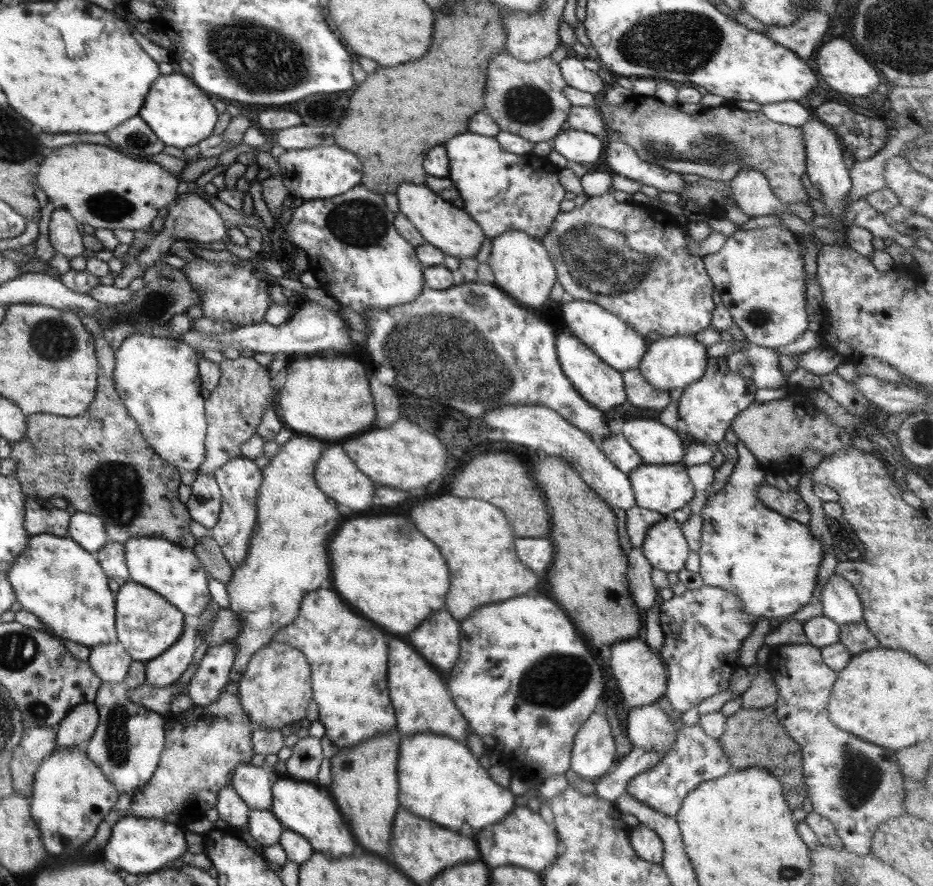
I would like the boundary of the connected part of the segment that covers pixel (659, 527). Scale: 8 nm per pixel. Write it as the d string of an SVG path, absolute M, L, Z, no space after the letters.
M669 516L649 526L641 550L652 568L666 573L684 569L689 554L680 524Z

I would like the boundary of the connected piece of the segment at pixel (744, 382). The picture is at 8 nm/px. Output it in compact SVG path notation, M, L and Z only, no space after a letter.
M707 357L701 378L688 384L678 398L678 418L685 422L687 434L693 442L714 448L717 442L729 437L731 420L754 401L755 390L755 385L749 377L741 377L729 371L726 357Z

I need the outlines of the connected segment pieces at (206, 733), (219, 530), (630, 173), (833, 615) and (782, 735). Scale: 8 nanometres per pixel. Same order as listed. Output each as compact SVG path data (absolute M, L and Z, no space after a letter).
M229 681L222 689L219 698L204 707L191 705L185 711L166 717L164 721L164 747L156 769L137 794L130 798L128 814L133 817L156 818L167 824L183 827L189 820L201 818L206 809L215 807L217 791L231 782L234 768L238 764L249 763L254 755L250 731L252 726L243 712L237 696L237 683Z
M241 456L222 464L212 477L220 490L220 511L216 524L210 529L210 538L222 550L225 561L233 571L238 564L245 561L249 538L255 525L258 488L262 479L261 469L252 460Z
M608 134L606 139L607 146L603 150L605 164L615 175L635 180L639 185L651 186L658 192L671 192L676 195L687 186L680 173L639 158L633 148L619 140L617 135Z
M833 573L824 585L820 592L823 616L838 625L862 620L861 603L847 580Z
M740 708L726 717L725 726L718 741L731 769L764 768L781 783L789 810L801 808L802 799L806 797L806 786L802 775L802 752L783 728L776 714L765 712L765 709Z

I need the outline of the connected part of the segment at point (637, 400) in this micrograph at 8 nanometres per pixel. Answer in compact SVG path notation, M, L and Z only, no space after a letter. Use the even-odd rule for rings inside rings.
M637 367L622 370L620 373L626 400L633 406L651 408L655 412L661 412L670 403L668 392L659 391L646 382Z

